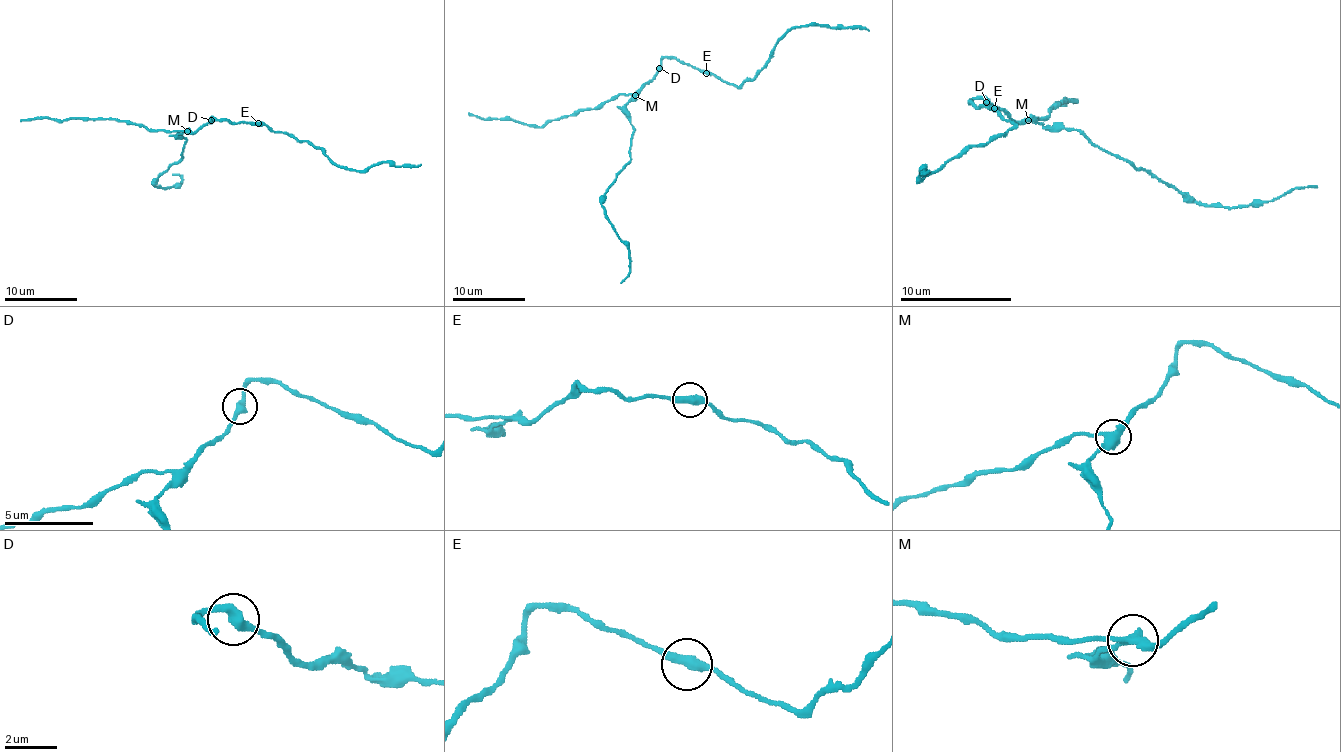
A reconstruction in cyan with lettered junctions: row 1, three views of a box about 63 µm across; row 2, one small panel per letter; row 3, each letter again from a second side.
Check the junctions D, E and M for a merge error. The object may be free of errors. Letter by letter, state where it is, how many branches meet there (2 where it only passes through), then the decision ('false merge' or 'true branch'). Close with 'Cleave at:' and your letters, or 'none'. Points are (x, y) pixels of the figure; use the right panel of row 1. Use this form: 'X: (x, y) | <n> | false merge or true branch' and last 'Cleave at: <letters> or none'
D: (986, 102) | 2 | true branch
E: (994, 108) | 2 | true branch
M: (1028, 120) | 3 | false merge
Cleave at: M

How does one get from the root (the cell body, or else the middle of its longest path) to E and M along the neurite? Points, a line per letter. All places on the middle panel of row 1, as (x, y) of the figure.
E: (657, 68), (664, 57), (675, 57), (706, 73)
M: (657, 68), (657, 73), (635, 95)

